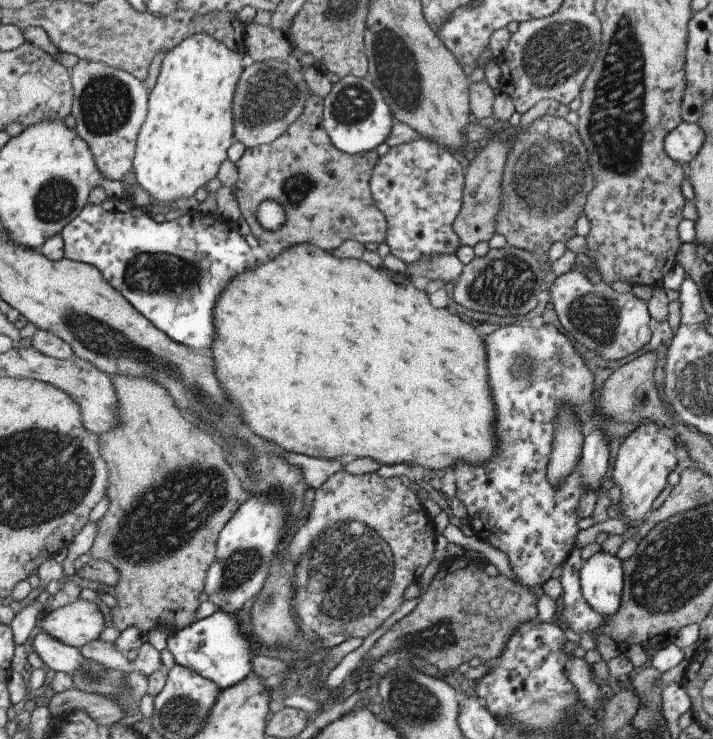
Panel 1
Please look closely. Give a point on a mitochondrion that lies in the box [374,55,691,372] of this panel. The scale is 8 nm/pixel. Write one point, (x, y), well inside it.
(546, 184)

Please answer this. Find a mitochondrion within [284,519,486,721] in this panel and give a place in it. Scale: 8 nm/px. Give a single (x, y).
(439, 637)

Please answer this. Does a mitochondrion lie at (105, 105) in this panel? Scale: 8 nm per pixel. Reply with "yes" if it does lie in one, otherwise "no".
yes

